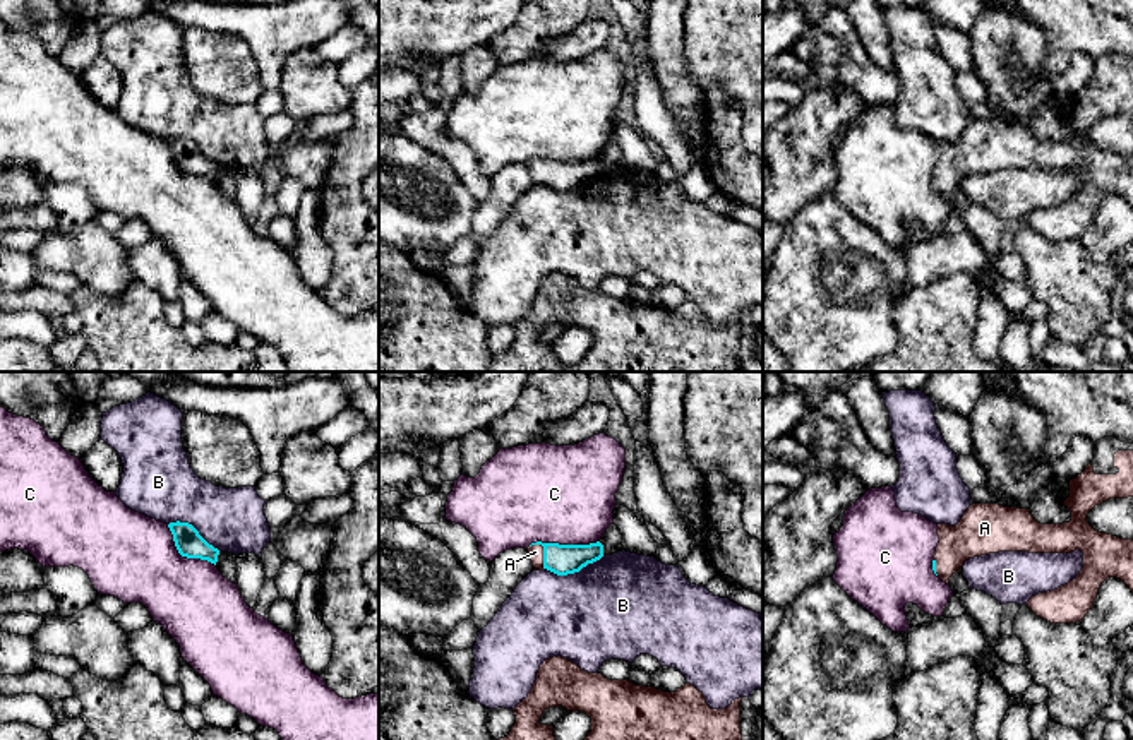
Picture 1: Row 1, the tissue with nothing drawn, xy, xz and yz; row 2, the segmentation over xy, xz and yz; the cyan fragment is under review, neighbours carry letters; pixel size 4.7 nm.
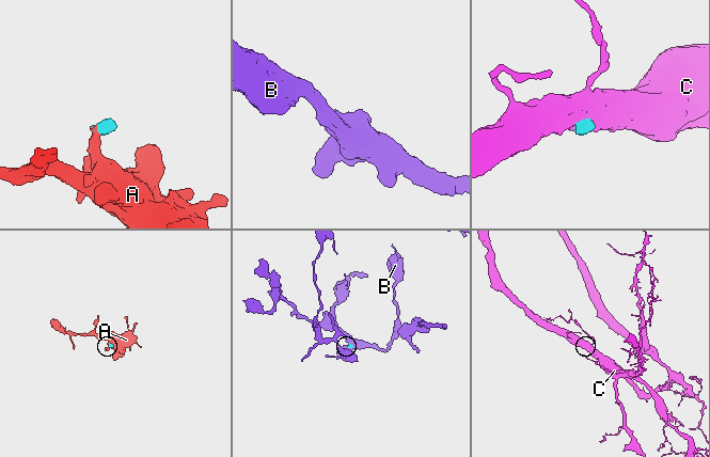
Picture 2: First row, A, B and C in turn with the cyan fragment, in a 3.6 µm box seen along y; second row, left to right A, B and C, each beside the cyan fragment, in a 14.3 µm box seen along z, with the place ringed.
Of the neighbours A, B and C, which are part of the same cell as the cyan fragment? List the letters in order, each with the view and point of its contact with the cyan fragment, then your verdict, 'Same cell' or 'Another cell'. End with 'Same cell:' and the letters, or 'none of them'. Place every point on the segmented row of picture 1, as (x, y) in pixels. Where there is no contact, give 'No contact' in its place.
A: Touches cyan at xz (544, 552). Same cell
B: Touches cyan at xz (573, 572). Another cell
C: Touches cyan at xz (563, 545). Another cell
Same cell: A

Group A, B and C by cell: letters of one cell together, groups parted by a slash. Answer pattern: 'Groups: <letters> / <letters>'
Groups: A / B / C

